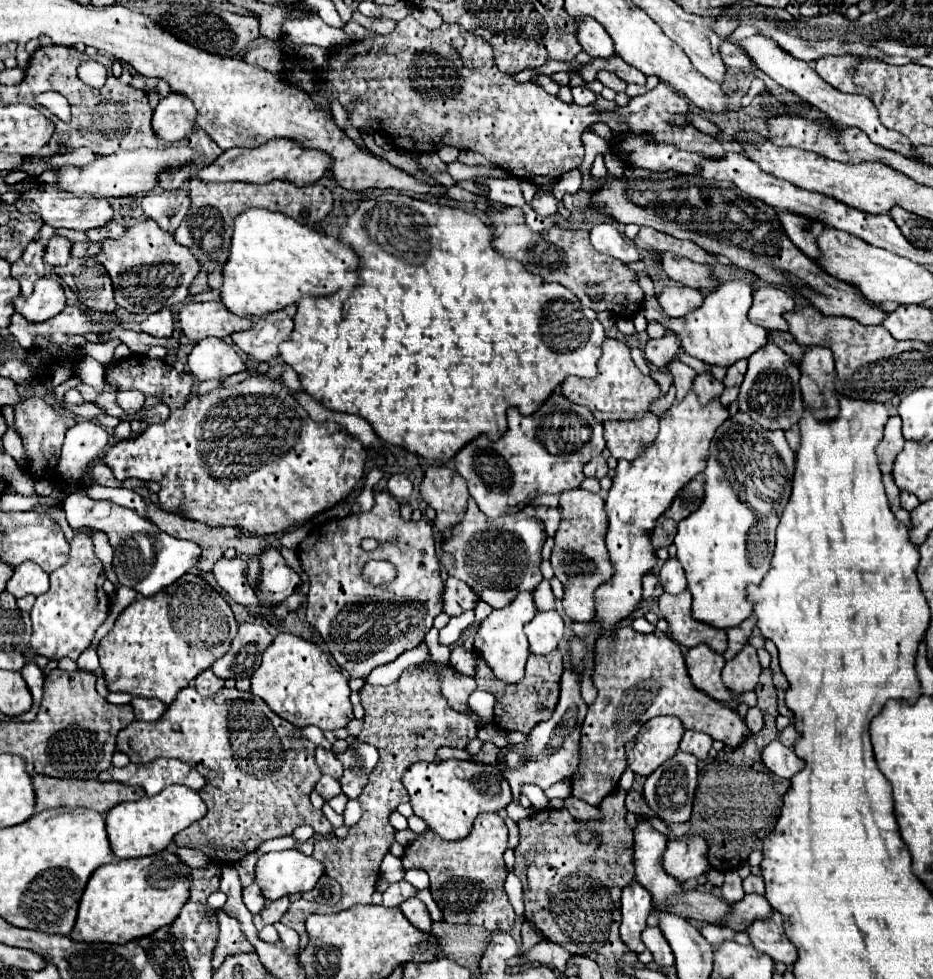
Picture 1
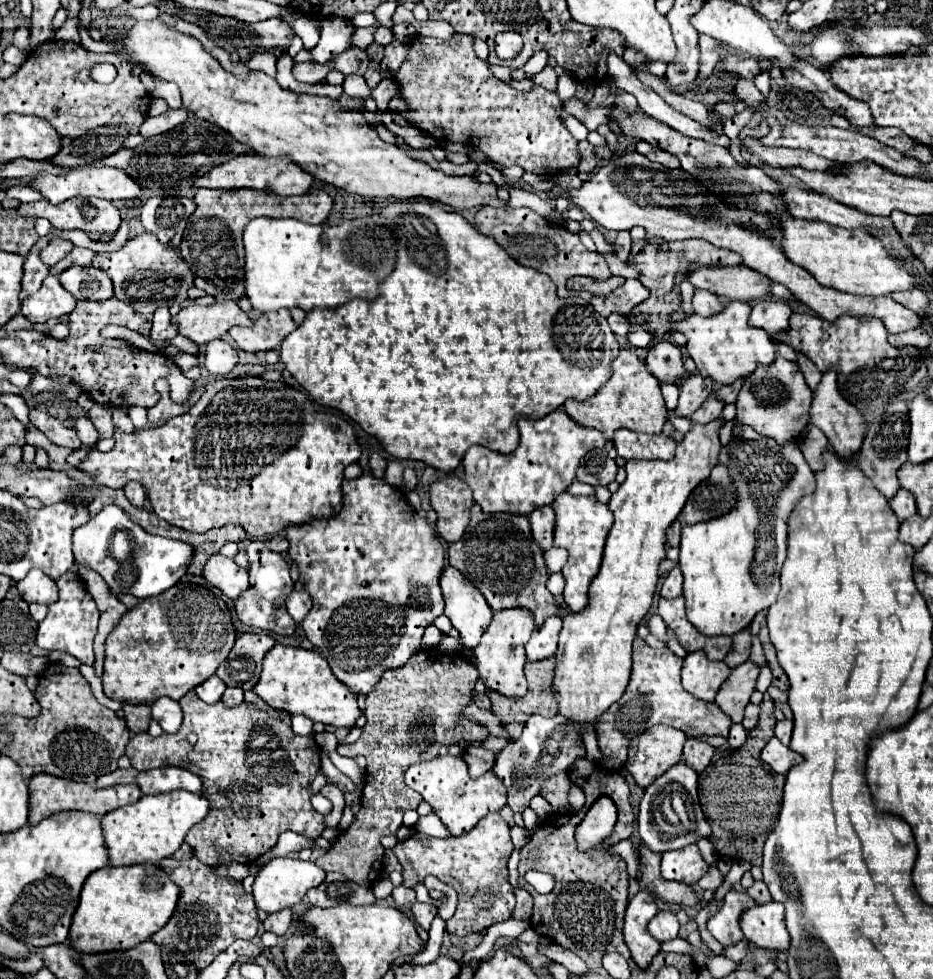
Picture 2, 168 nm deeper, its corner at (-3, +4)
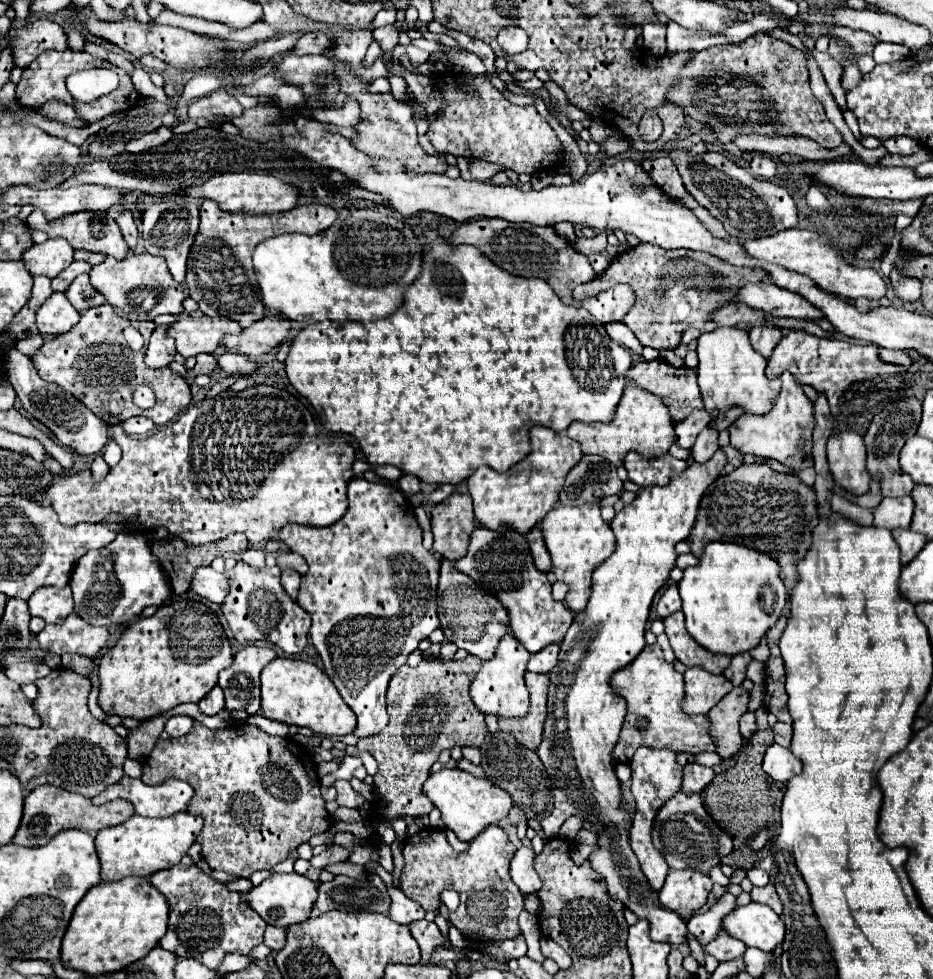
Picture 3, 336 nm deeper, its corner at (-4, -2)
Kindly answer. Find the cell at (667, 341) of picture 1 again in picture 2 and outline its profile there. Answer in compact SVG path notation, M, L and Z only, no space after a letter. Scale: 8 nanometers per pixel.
M657 342L647 350L647 360L645 360L647 370L665 384L675 384L677 380L685 380L691 372L685 370L683 366L683 356L679 346L671 342Z

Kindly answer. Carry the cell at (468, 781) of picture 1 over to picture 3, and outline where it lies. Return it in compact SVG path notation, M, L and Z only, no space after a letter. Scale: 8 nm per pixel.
M442 768L432 772L424 782L422 792L440 810L446 828L450 828L464 842L470 842L488 824L500 822L512 808L512 796L508 792L492 784L488 778L476 778L460 768Z

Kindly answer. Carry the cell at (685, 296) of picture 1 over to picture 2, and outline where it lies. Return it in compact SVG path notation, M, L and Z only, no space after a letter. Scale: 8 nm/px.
M697 290L693 296L693 308L701 316L713 316L723 308L723 304L719 302L719 298L715 294L711 294L707 290Z

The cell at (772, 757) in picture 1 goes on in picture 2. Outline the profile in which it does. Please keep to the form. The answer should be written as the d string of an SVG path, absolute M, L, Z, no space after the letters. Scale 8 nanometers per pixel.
M771 738L761 752L761 760L767 762L777 774L787 774L787 770L795 764L801 764L801 754L793 752L789 746L783 746L777 738Z

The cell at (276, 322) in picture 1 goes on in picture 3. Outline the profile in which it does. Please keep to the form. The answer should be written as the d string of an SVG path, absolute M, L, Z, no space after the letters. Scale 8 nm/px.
M266 316L252 326L244 328L236 342L236 352L250 358L258 358L268 352L276 352L278 344L286 340L290 322L282 316Z

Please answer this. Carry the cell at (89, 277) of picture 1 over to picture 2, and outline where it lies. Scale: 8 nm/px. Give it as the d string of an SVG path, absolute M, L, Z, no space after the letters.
M71 266L59 274L59 282L77 300L105 300L113 296L113 284L109 276L93 266Z

